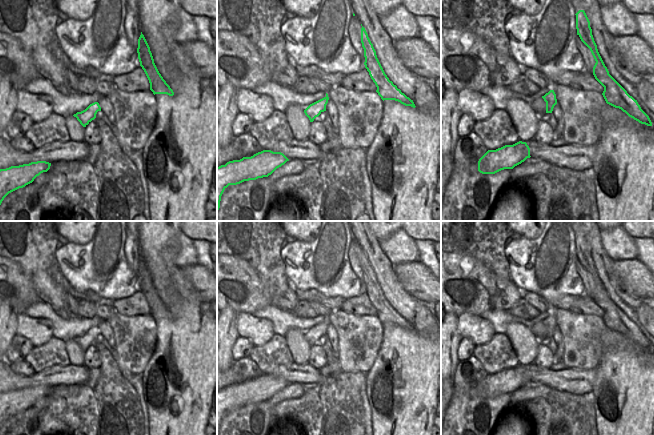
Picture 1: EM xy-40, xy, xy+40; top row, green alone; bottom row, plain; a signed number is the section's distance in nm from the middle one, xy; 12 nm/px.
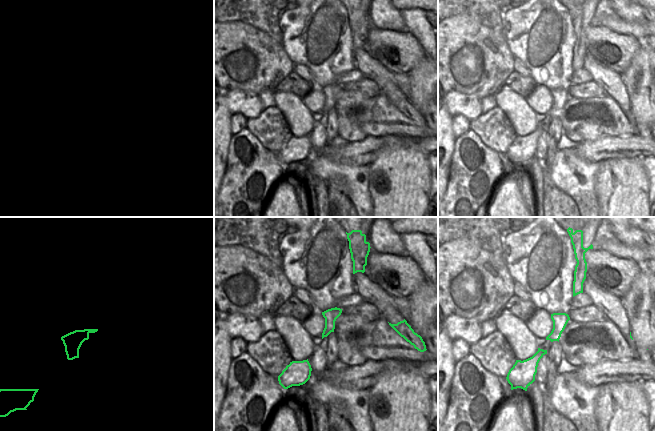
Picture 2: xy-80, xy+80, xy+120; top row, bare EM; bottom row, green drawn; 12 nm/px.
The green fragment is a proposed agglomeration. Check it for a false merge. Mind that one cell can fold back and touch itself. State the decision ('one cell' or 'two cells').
one cell

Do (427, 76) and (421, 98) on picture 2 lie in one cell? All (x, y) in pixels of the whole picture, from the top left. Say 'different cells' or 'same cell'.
same cell

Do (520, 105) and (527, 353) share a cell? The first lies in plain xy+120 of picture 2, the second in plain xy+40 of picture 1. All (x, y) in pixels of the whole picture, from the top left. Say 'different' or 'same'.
same

